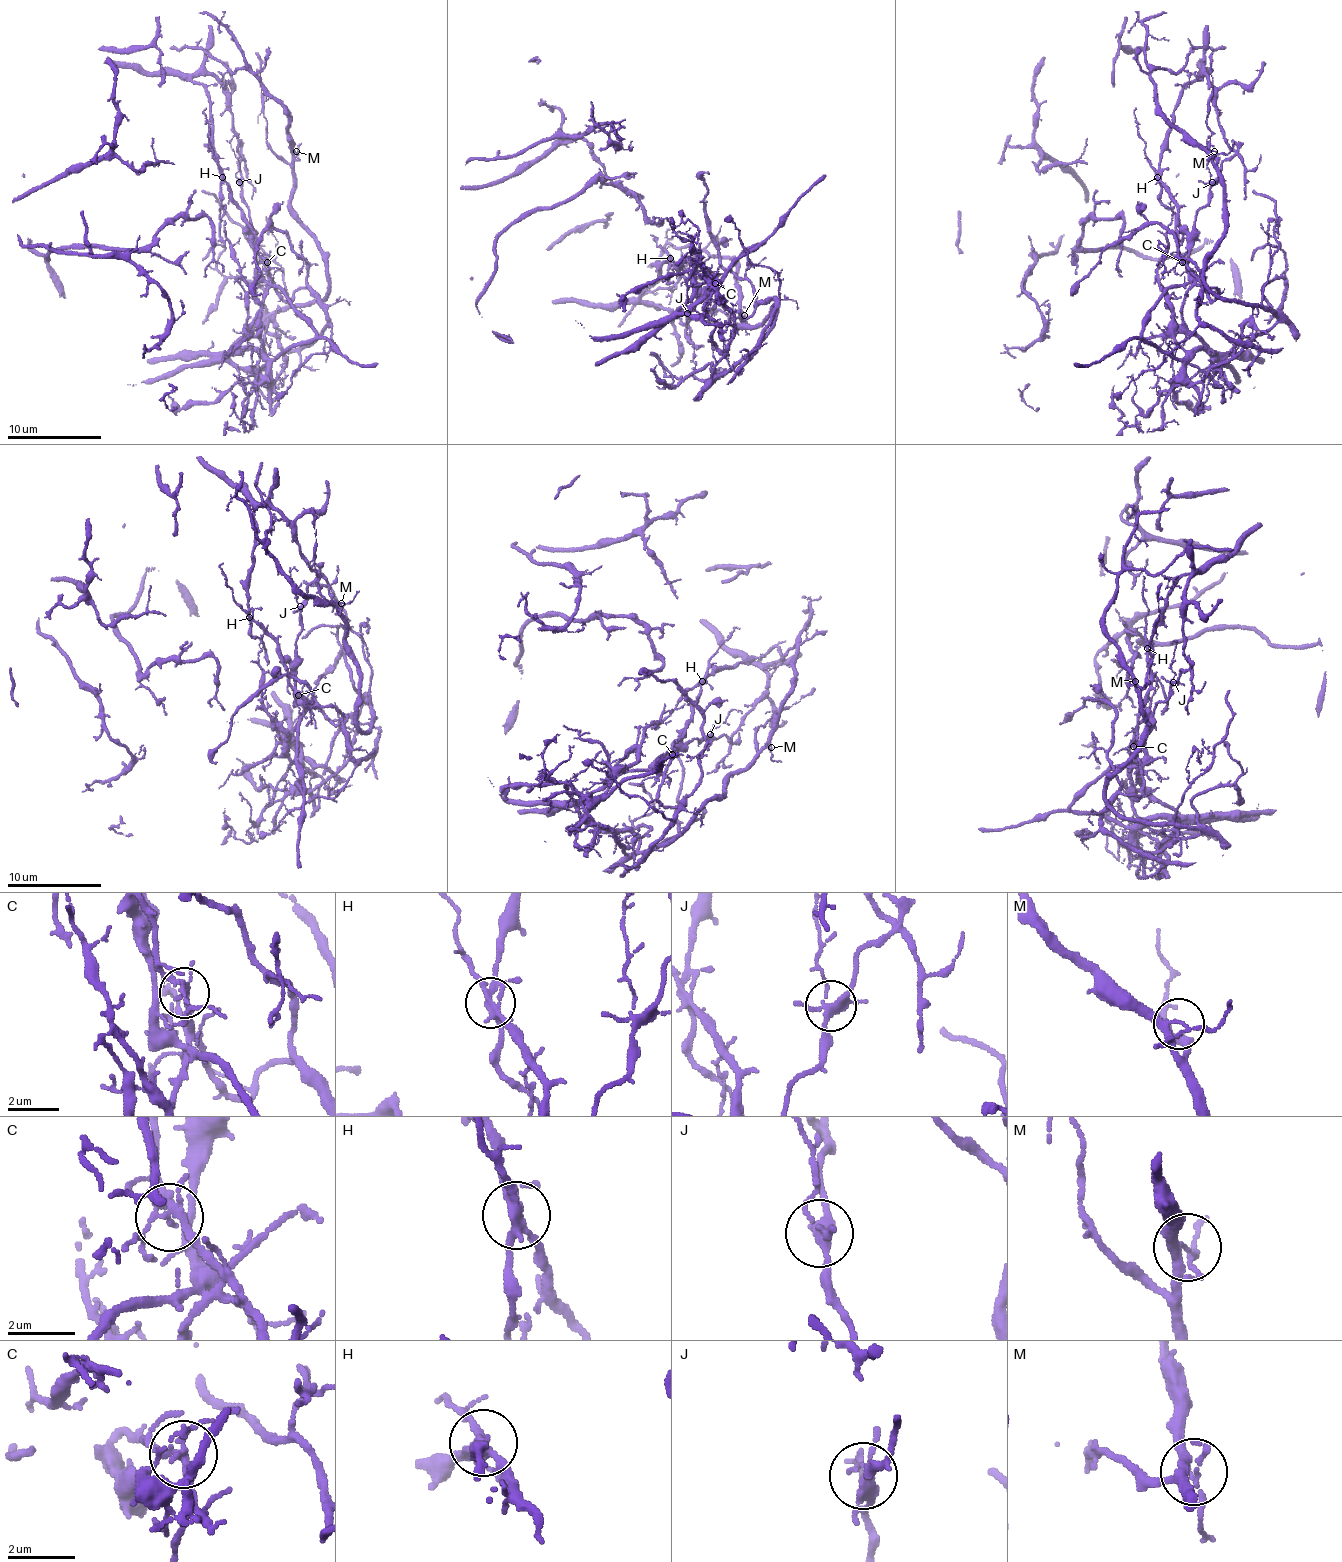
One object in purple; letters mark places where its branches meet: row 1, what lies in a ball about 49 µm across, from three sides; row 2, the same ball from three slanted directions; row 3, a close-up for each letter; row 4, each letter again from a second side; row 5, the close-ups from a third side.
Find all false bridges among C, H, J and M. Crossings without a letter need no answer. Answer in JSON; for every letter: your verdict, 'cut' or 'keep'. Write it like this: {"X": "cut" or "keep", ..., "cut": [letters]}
{"C": "cut", "H": "cut", "J": "keep", "M": "keep", "cut": ["C", "H"]}

